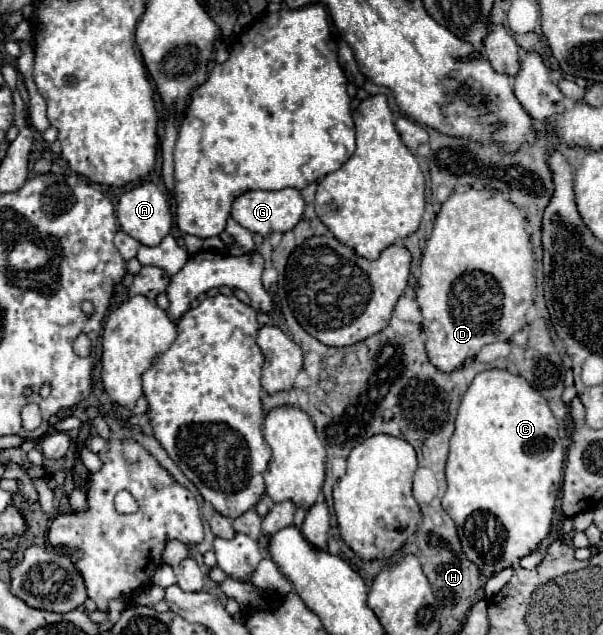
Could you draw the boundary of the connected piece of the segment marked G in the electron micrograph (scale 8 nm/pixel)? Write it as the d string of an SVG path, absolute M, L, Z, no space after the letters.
M281 189L281 191L247 191L243 195L239 195L233 201L231 207L231 217L245 229L249 229L251 233L259 233L259 235L269 235L269 233L285 233L291 231L301 215L303 215L305 203L301 199L301 193L297 189Z

